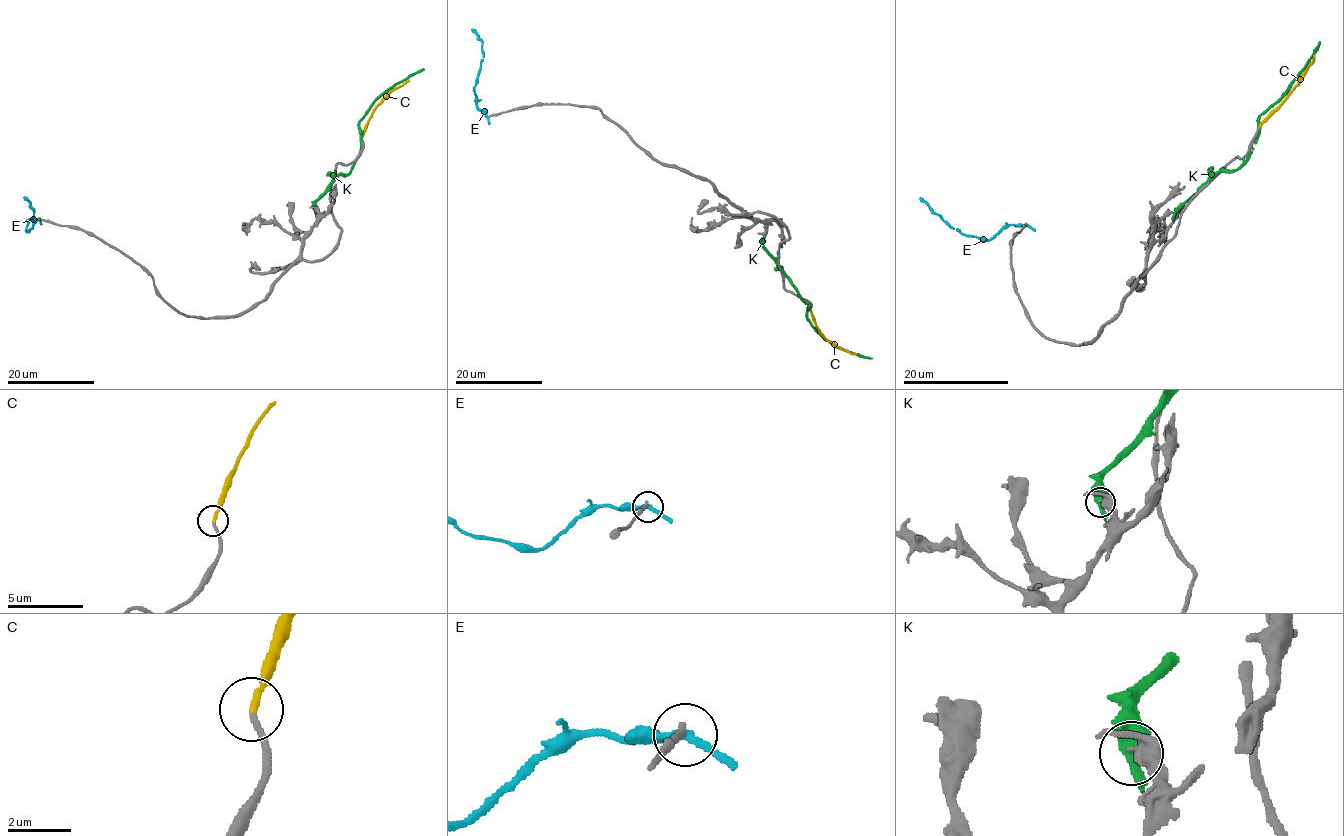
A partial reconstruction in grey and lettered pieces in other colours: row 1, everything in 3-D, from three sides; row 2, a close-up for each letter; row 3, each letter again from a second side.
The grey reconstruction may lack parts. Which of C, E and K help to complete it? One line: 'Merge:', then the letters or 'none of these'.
Merge: C

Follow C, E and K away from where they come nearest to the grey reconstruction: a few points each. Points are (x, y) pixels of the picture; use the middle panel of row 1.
C: (809, 309), (822, 334), (842, 350), (857, 354)
E: (488, 116), (477, 106), (476, 80), (483, 56), (482, 42), (471, 29)
K: (762, 238), (763, 249), (809, 305), (807, 319), (813, 327), (835, 345), (872, 358)

